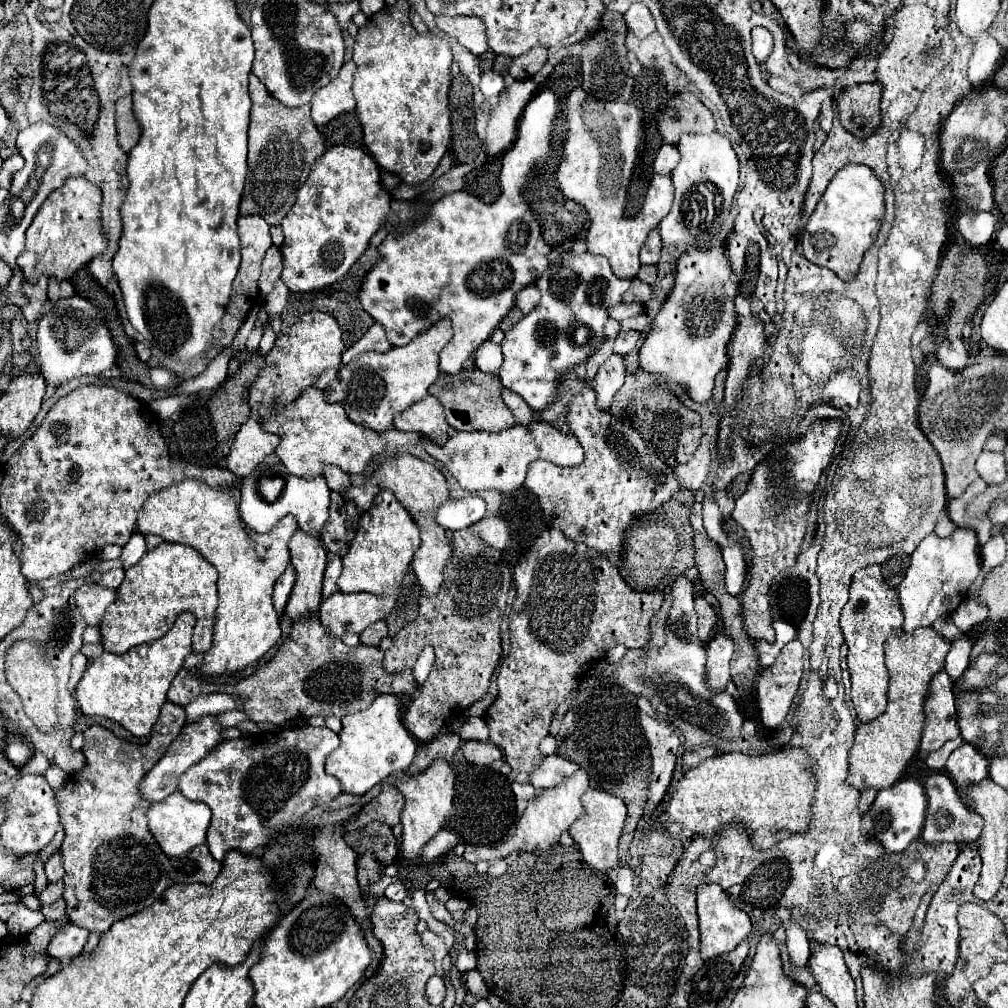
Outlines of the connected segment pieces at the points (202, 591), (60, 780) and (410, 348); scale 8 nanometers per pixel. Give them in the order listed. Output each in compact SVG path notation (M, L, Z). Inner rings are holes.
M162 542L158 548L146 552L136 566L126 570L124 584L118 588L118 600L110 604L100 622L102 646L108 652L124 654L134 646L162 638L182 612L196 616L192 650L206 652L212 644L212 624L218 606L216 568L204 560L194 548Z
M50 764L50 768L46 770L46 774L44 774L44 778L48 780L48 784L50 784L50 788L54 788L54 790L58 790L58 788L62 788L62 784L64 784L64 780L66 780L66 772L64 772L62 768L58 768L56 764Z
M440 320L426 332L418 334L410 344L400 348L390 348L386 354L366 352L352 360L348 366L342 366L338 376L324 390L324 398L330 404L340 404L348 418L374 432L384 432L392 428L392 418L422 400L428 394L430 384L438 378L438 354L450 342L452 326L450 320Z

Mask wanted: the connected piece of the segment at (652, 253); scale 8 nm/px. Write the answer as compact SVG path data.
M654 228L654 230L648 234L648 240L646 240L646 244L642 246L642 250L640 250L640 262L642 262L642 264L658 264L658 260L660 260L660 250L662 250L660 232L658 232L658 228Z

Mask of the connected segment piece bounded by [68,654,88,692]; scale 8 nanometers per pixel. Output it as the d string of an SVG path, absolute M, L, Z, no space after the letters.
M76 654L76 656L72 658L72 672L70 672L70 682L68 682L68 690L70 690L70 692L76 690L76 684L80 682L80 678L82 678L86 666L88 666L88 658L86 658L84 654Z

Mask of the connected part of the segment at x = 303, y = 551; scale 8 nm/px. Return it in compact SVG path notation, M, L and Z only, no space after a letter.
M304 530L294 532L290 544L290 556L296 570L296 582L286 604L286 614L292 620L318 614L322 598L322 572L326 568L326 554L322 540Z

